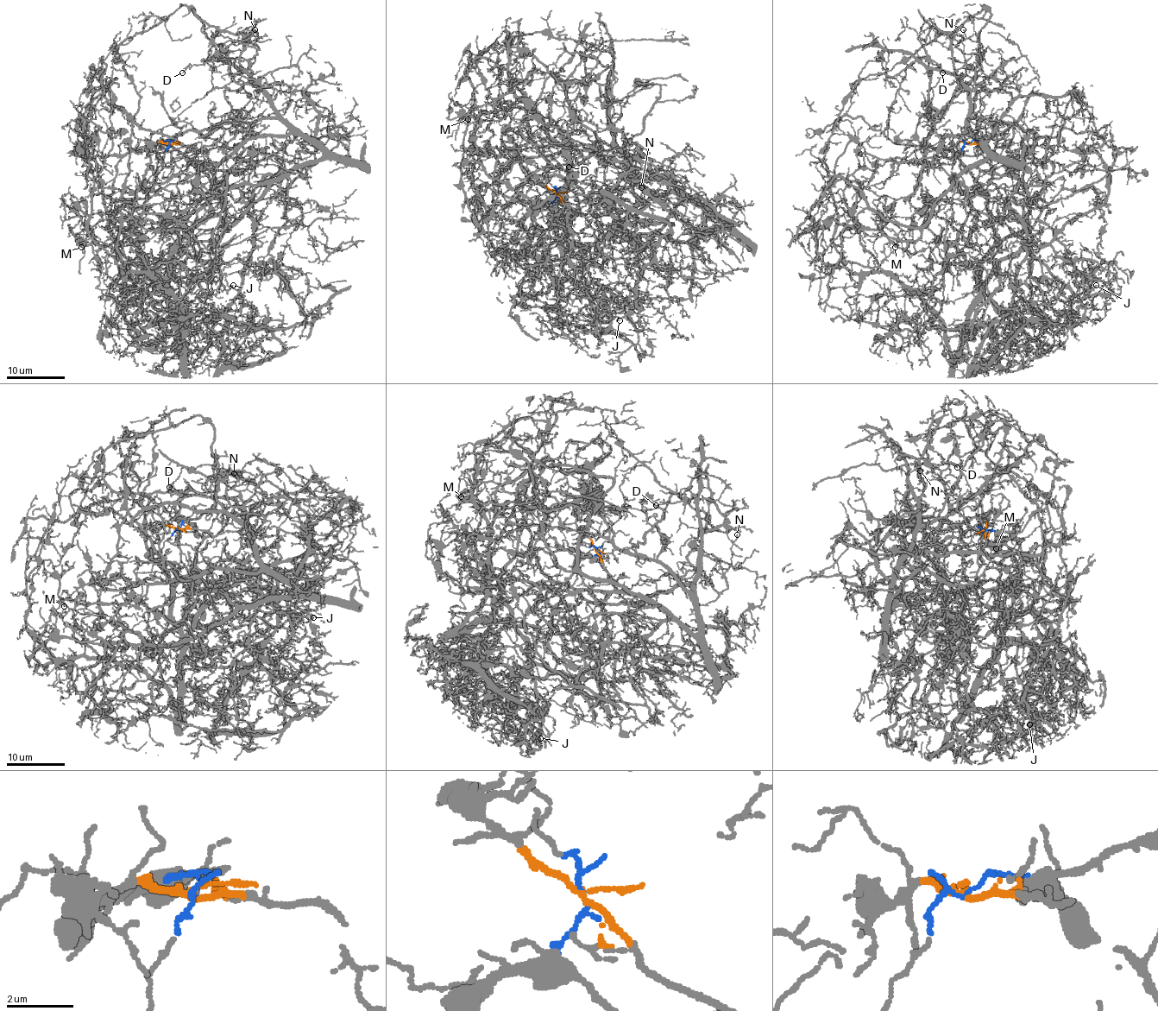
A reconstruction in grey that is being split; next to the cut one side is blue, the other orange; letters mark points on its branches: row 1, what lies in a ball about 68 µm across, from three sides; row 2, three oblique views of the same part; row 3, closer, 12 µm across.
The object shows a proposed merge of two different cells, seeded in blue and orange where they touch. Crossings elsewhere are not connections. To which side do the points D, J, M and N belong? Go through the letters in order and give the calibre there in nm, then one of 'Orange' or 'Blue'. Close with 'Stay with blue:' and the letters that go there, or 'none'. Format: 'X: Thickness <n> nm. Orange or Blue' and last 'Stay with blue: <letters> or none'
D: Thickness 100 nm. Orange
J: Thickness 150 nm. Blue
M: Thickness 80 nm. Blue
N: Thickness 140 nm. Orange
Stay with blue: J, M

